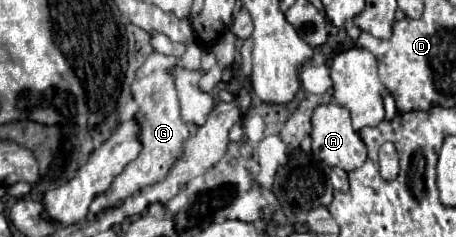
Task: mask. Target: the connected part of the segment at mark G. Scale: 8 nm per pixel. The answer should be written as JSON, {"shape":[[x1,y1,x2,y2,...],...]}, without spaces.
{"shape":[[197,42,187,44,187,50,183,56,167,56,167,54,159,54,153,52,147,56,145,64,137,70,135,82,131,86,133,98,139,106,135,118,141,122,141,134,139,140,143,142,143,150,141,154,123,170,123,174,119,174,115,178,115,182,111,184,111,188,103,194,99,194,93,204,91,210,97,214,105,208,113,208,119,206,125,198,129,198,131,194,139,192,141,188,153,186,157,182,163,182,167,178,167,172,171,170,171,166,181,158,183,154,183,144,187,138,191,138,199,126,191,126,185,124,181,120,179,114,179,100,177,100,177,92,175,92,175,76,173,76,173,68,185,68,185,70,199,70,199,62,201,62,201,46]]}

